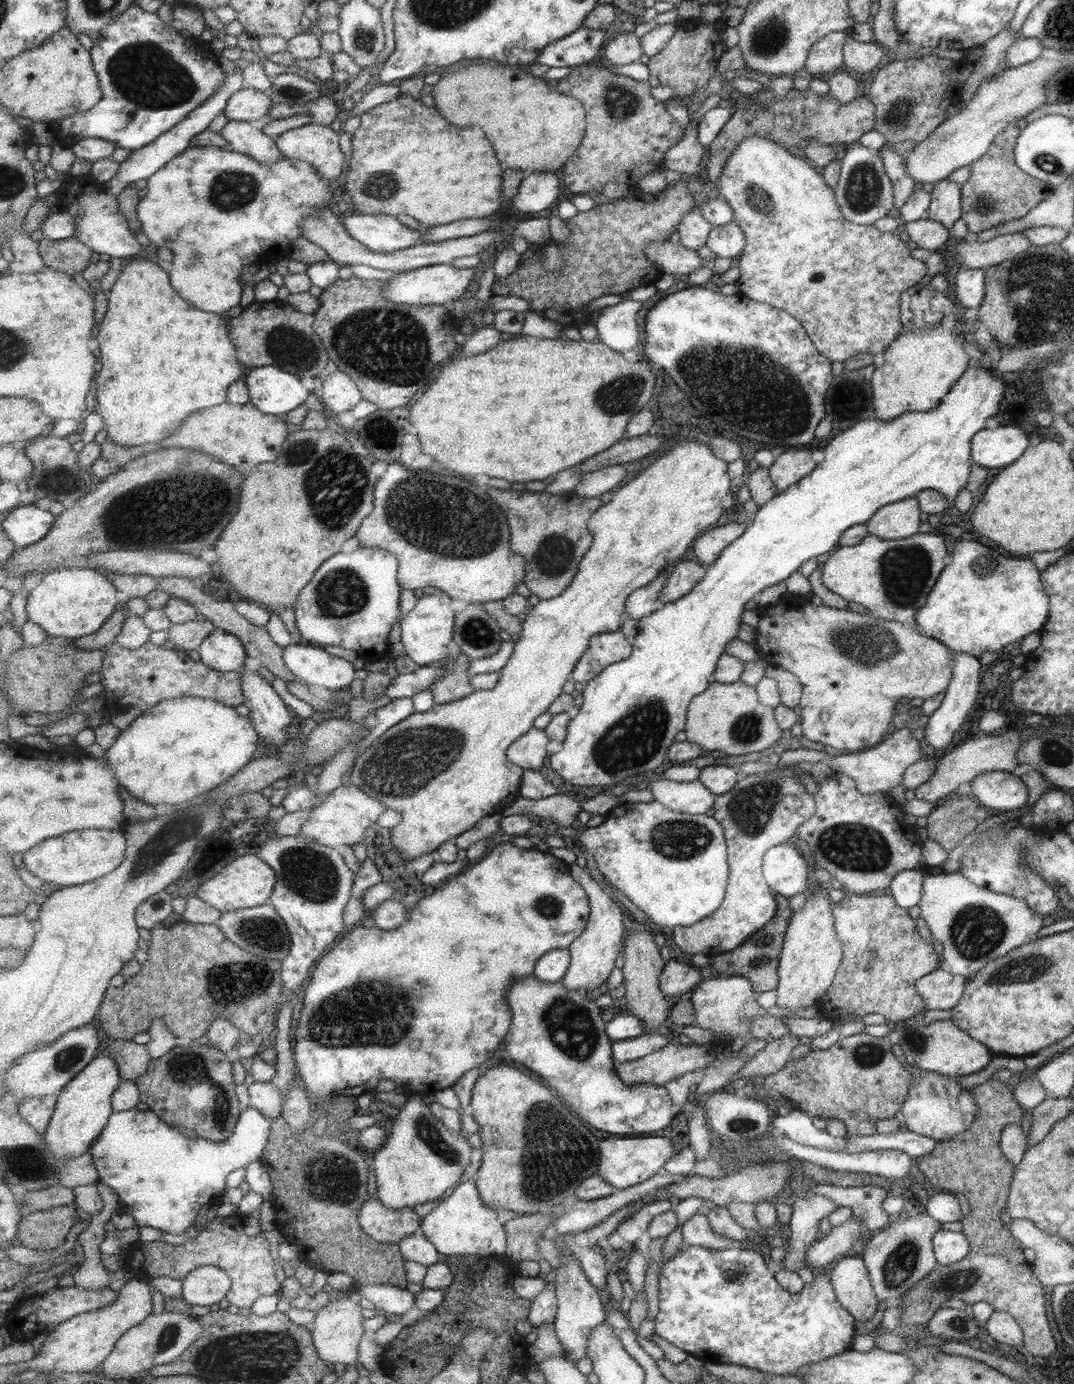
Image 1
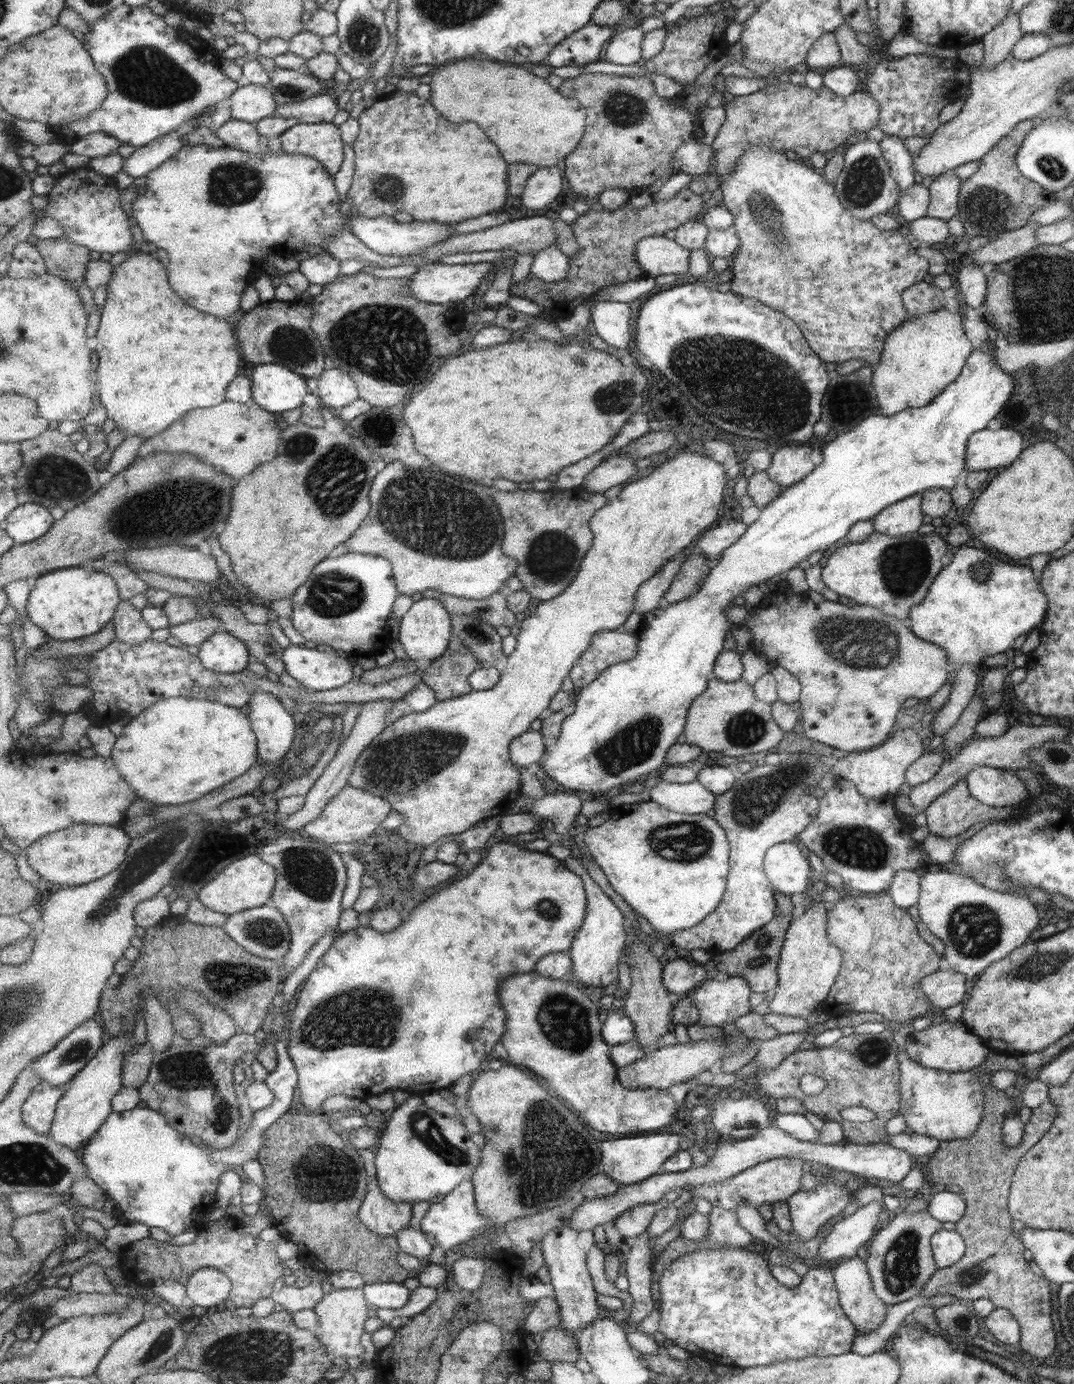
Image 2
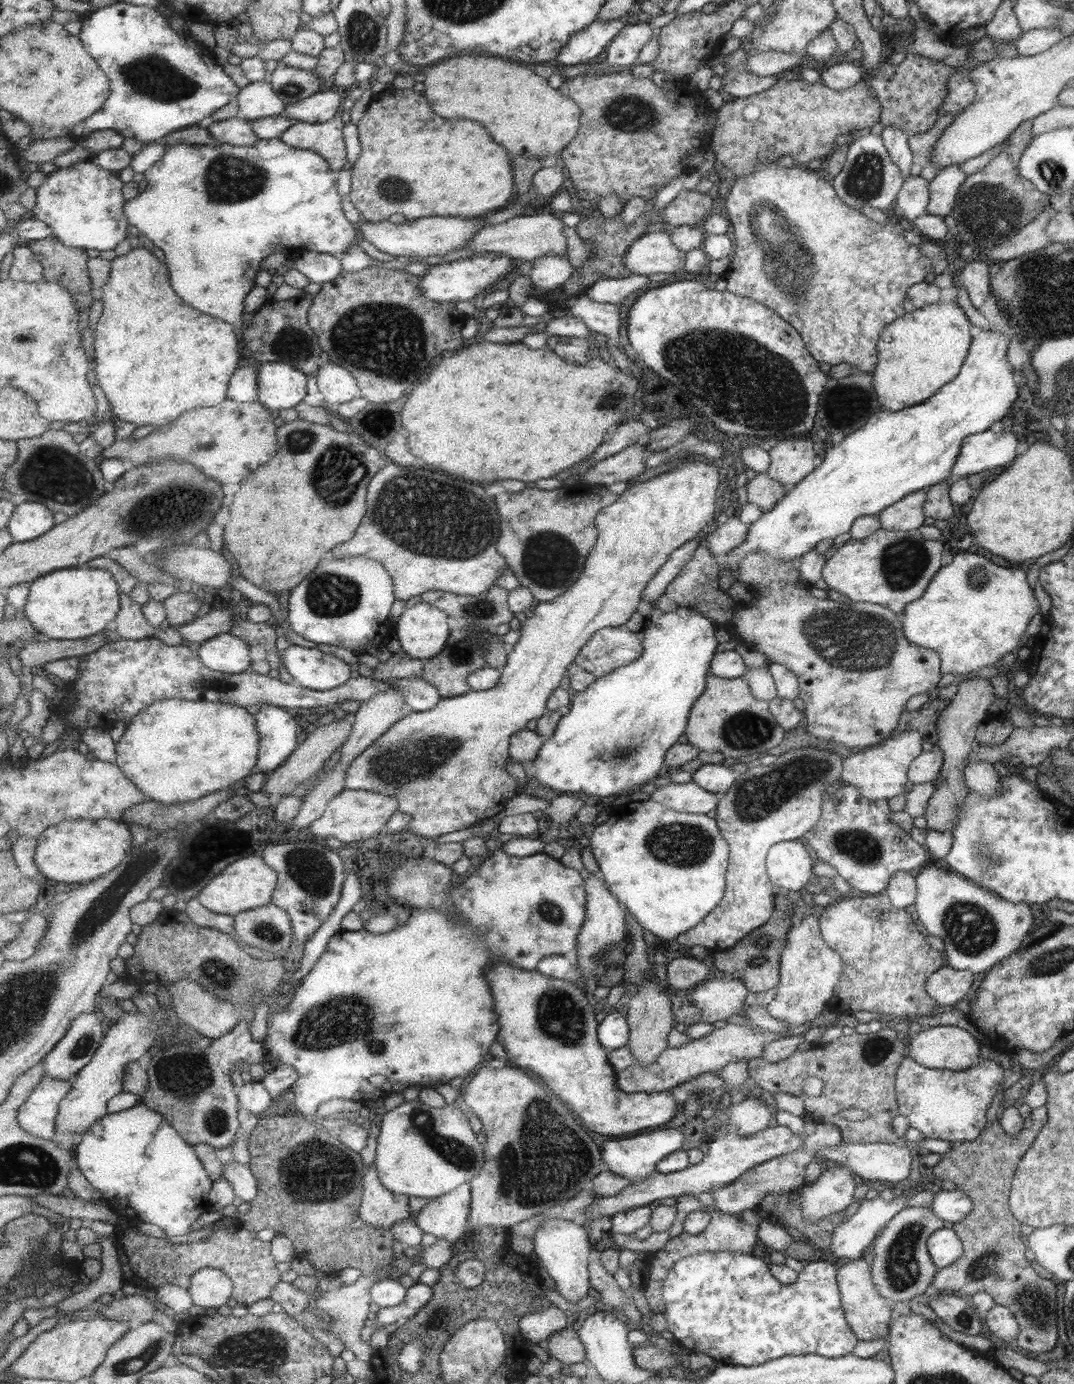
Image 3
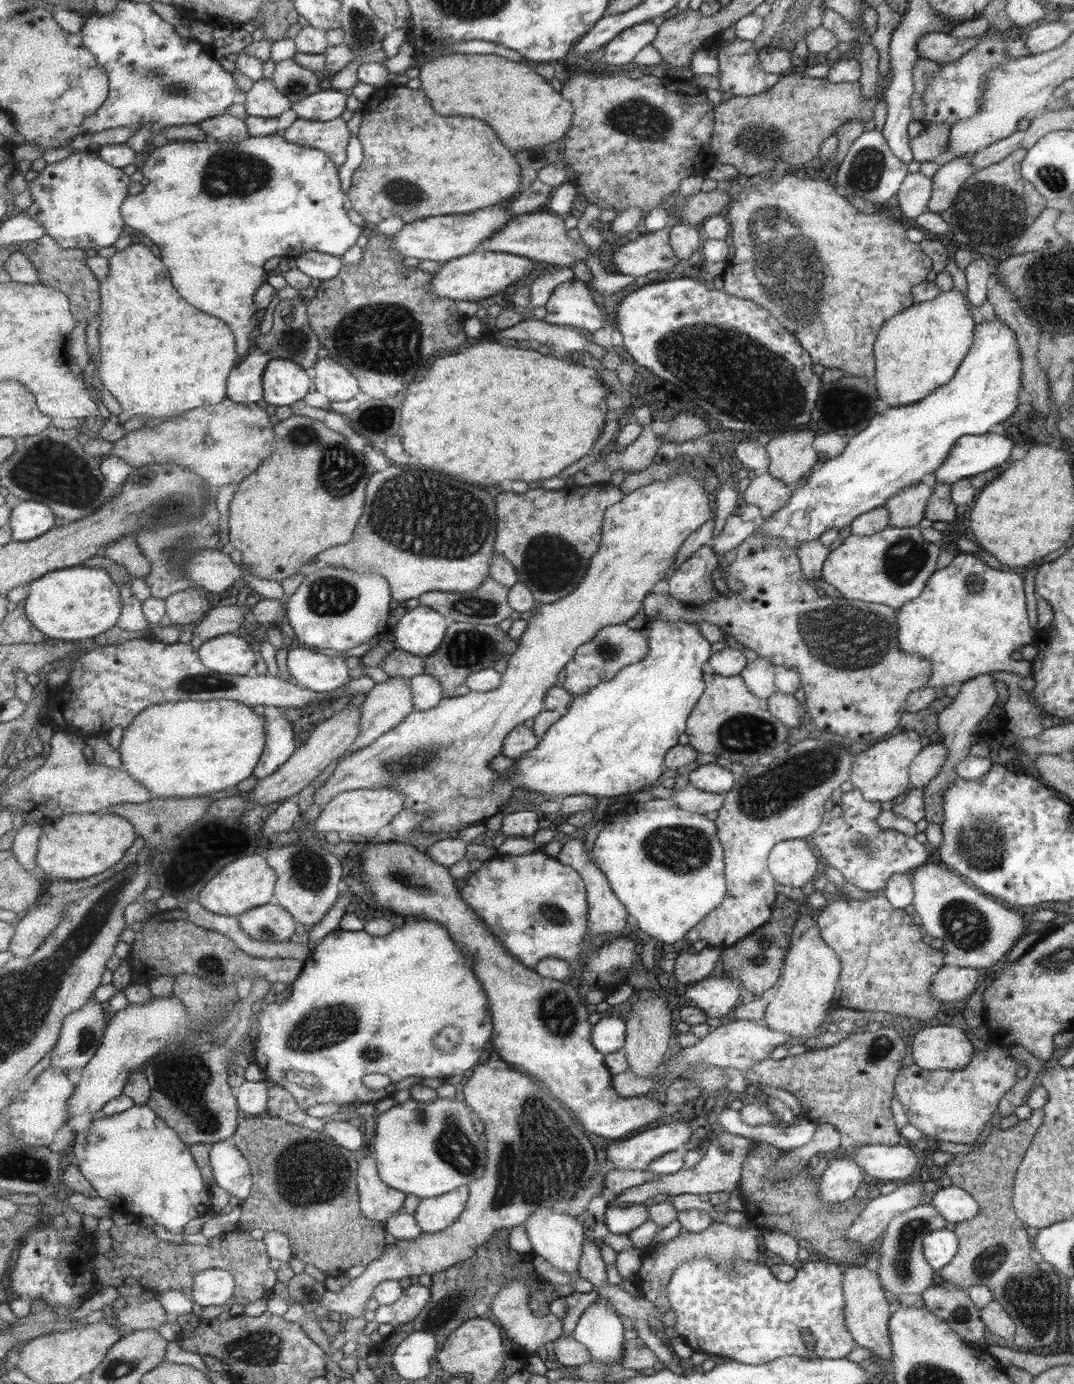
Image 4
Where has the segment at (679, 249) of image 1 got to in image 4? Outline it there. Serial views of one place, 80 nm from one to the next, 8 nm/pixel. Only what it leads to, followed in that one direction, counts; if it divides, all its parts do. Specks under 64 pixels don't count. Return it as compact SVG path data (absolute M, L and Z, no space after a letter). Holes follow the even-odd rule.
M665 228L657 234L649 232L615 250L604 245L603 255L608 253L621 272L631 276L645 276L655 270L673 268L682 263L671 246L671 231Z

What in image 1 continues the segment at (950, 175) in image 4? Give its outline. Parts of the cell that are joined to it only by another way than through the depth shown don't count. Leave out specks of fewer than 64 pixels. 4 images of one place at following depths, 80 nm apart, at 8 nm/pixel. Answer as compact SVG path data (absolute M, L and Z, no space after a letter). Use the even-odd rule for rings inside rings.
M945 178L934 182L928 194L930 203L925 218L939 221L946 229L951 228L961 214L961 186Z

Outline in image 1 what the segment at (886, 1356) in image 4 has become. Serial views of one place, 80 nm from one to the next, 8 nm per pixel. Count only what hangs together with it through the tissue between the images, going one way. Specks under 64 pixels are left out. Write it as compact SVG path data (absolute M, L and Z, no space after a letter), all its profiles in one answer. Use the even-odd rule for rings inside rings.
M843 1257L831 1270L829 1276L833 1282L834 1293L837 1294L837 1300L855 1320L859 1322L868 1322L875 1314L878 1300L874 1296L873 1283L867 1278L866 1266L859 1258Z

